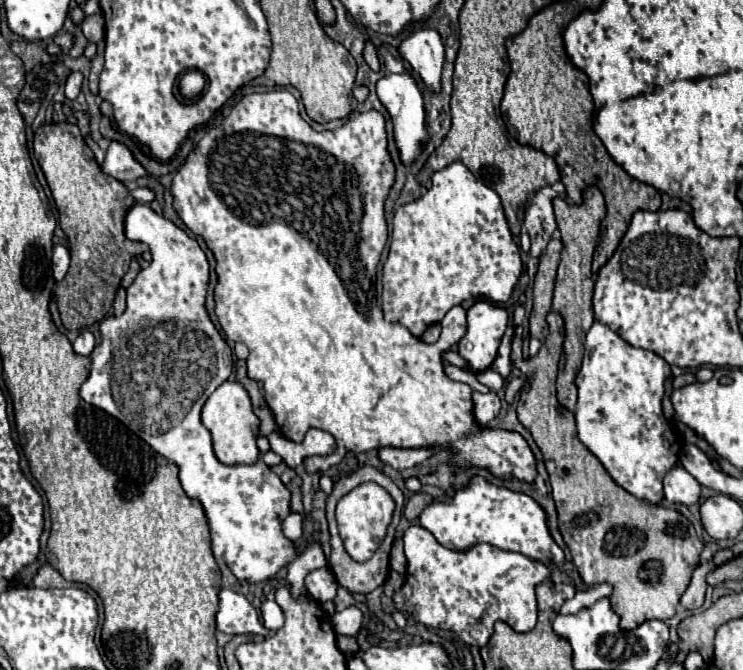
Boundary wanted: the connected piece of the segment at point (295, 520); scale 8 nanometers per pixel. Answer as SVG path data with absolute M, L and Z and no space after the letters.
M291 512L291 514L283 520L283 534L285 534L289 540L293 540L293 542L301 540L303 520L305 520L305 516L303 516L301 512Z

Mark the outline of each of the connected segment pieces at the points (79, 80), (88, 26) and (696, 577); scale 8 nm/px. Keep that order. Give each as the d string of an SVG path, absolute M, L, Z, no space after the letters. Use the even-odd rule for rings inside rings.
M71 72L67 76L67 82L65 82L65 96L69 100L75 100L81 92L81 84L83 84L83 74L81 72Z
M97 12L93 16L87 16L81 24L83 28L83 34L89 42L97 44L99 40L103 40L103 34L105 34L105 24L103 24L103 14Z
M703 562L695 572L693 572L693 578L691 578L691 584L689 588L685 590L685 594L681 596L681 606L685 610L699 610L705 602L705 588L707 588L707 582L705 582L705 576L707 572L711 572L715 568L713 562Z

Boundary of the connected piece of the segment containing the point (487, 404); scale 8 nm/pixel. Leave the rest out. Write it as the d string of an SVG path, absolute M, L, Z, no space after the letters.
M475 392L473 400L475 400L475 420L483 426L489 424L501 410L501 400L495 392L487 392L487 394Z

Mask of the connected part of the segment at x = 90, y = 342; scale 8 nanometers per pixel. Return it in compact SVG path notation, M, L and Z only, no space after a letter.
M85 328L85 330L77 336L77 340L73 342L75 352L77 352L77 354L85 354L85 356L89 356L89 354L91 354L93 346L95 346L95 336L93 336L87 328Z

